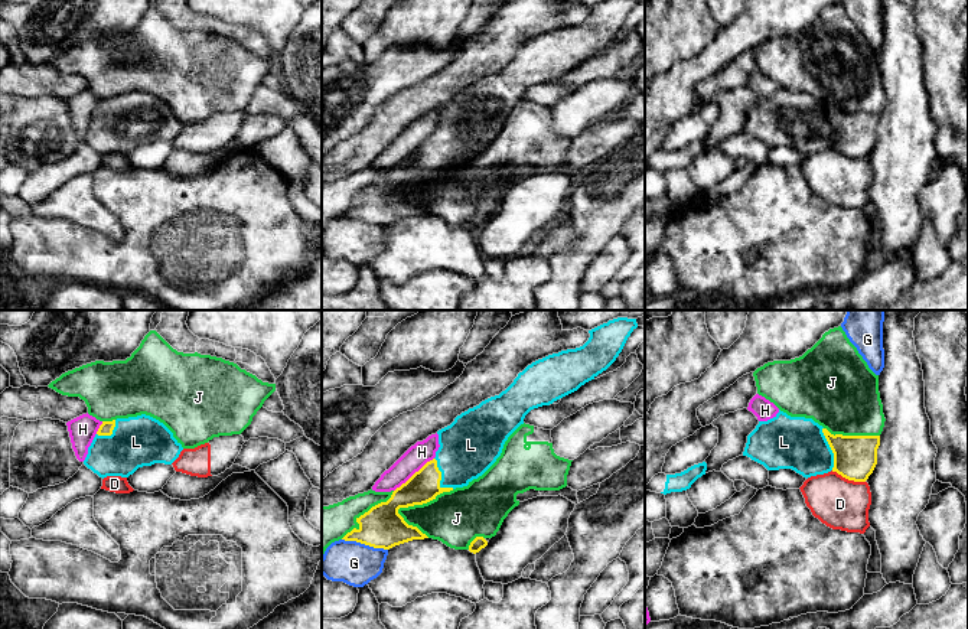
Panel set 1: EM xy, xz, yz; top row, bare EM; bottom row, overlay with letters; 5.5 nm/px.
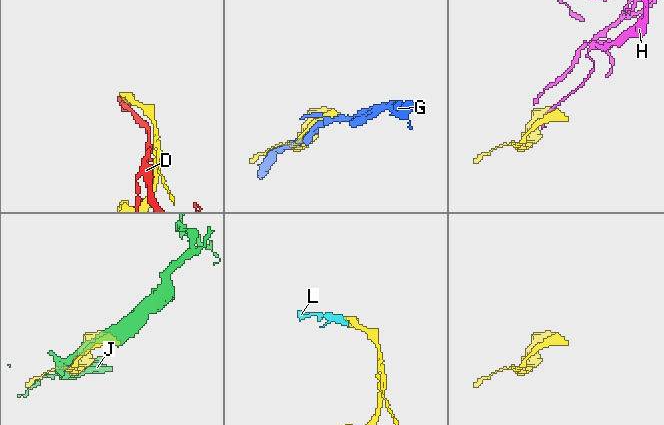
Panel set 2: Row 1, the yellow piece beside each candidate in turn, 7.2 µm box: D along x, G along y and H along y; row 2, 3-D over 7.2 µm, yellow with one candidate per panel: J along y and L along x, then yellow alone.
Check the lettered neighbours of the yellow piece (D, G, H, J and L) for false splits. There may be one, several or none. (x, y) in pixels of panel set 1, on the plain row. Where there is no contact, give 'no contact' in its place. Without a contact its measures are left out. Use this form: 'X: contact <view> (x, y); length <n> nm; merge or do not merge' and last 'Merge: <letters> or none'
D: contact yz (848, 156); length 200 nm; do not merge
G: contact xz (365, 221); length 260 nm; do not merge
H: contact xz (414, 150); length 300 nm; do not merge
J: contact xz (424, 179); length 340 nm; do not merge
L: contact xz (440, 155); length 200 nm; merge
Merge: L

